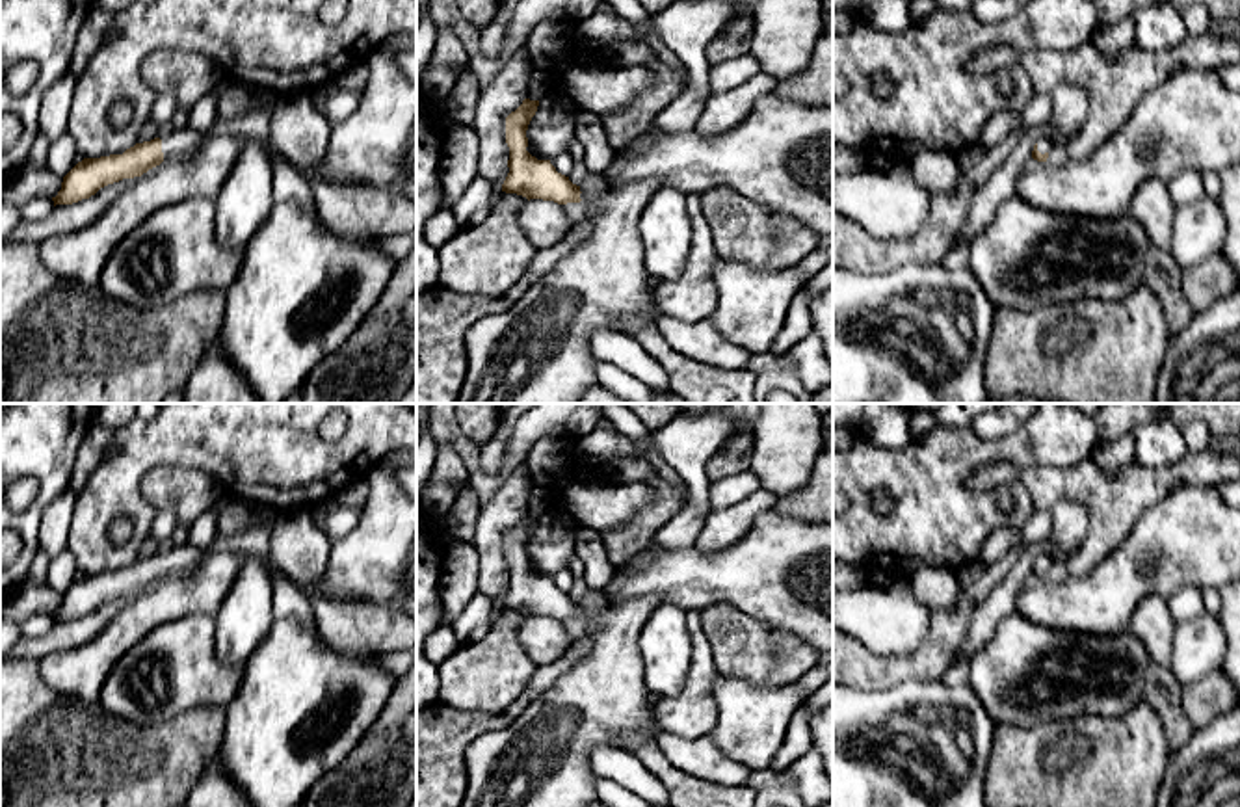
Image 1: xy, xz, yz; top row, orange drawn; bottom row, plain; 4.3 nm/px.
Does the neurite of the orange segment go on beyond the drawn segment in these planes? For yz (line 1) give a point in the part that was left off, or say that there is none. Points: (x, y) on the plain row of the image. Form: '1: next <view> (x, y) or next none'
1: next yz (1043, 562)

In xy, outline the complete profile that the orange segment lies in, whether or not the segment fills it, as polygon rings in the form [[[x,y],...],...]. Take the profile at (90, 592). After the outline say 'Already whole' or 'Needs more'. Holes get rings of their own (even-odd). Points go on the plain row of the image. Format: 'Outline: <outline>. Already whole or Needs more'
Outline: [[[184,545],[175,547],[165,556],[154,554],[136,560],[123,571],[84,575],[63,593],[61,606],[52,614],[54,623],[89,615],[108,601],[141,593],[149,586],[160,582],[167,573],[190,569],[204,556],[204,549]]]. Needs more

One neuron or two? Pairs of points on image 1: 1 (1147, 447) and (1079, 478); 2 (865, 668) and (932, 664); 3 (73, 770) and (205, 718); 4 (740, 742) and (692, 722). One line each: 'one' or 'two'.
1: two
2: one
3: one
4: two

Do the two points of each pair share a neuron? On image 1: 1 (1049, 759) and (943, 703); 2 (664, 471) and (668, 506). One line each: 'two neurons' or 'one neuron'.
1: two neurons
2: two neurons

